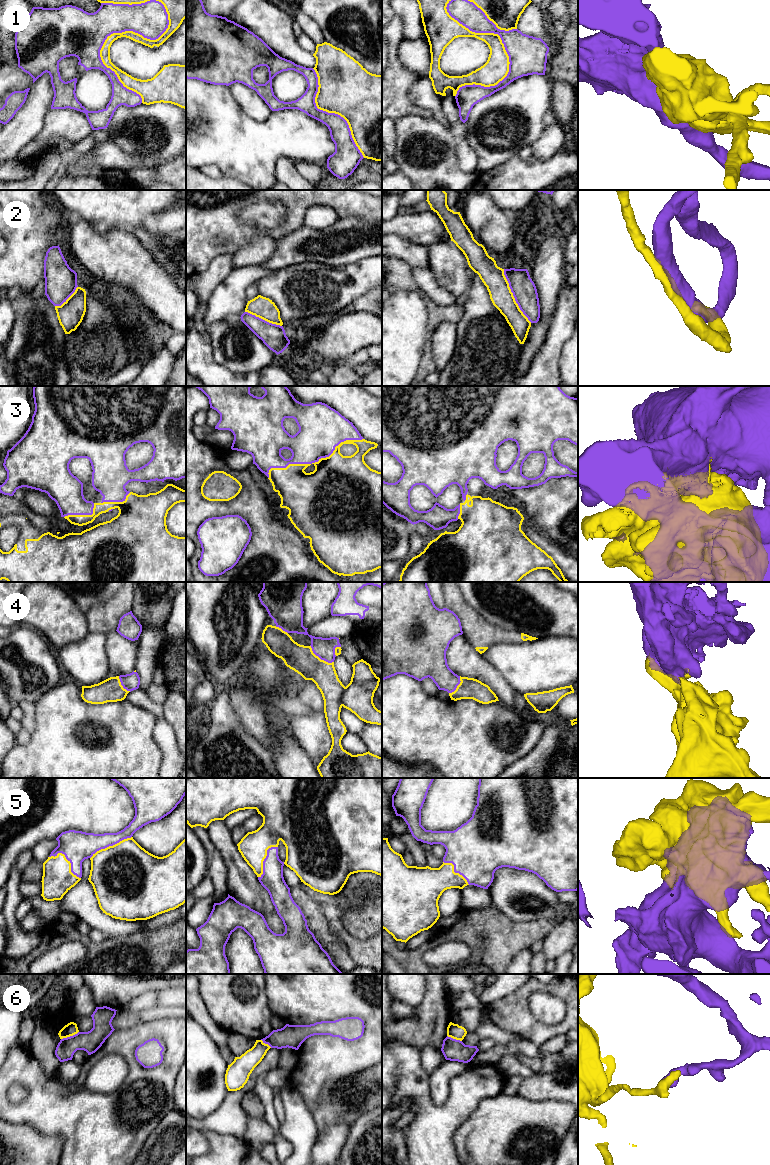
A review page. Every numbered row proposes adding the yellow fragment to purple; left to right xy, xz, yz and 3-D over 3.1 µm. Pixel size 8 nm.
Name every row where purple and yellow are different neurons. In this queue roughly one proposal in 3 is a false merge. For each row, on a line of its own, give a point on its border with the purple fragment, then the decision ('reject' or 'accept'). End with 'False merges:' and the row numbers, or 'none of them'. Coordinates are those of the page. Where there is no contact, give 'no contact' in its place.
1: xy (114, 32) | accept
2: yz (513, 295) | accept
3: xz (313, 462) | accept
4: xz (320, 658) | accept
5: xy (67, 859) | accept
6: xy (70, 1036) | reject
False merges: 6

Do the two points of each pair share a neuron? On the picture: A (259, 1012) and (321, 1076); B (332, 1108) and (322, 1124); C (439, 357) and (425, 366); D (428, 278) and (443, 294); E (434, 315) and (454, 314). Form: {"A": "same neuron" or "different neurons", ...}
{"A": "different neurons", "B": "same neuron", "C": "different neurons", "D": "same neuron", "E": "same neuron"}

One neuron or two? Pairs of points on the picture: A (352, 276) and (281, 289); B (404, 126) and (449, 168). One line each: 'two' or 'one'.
A: one
B: one

